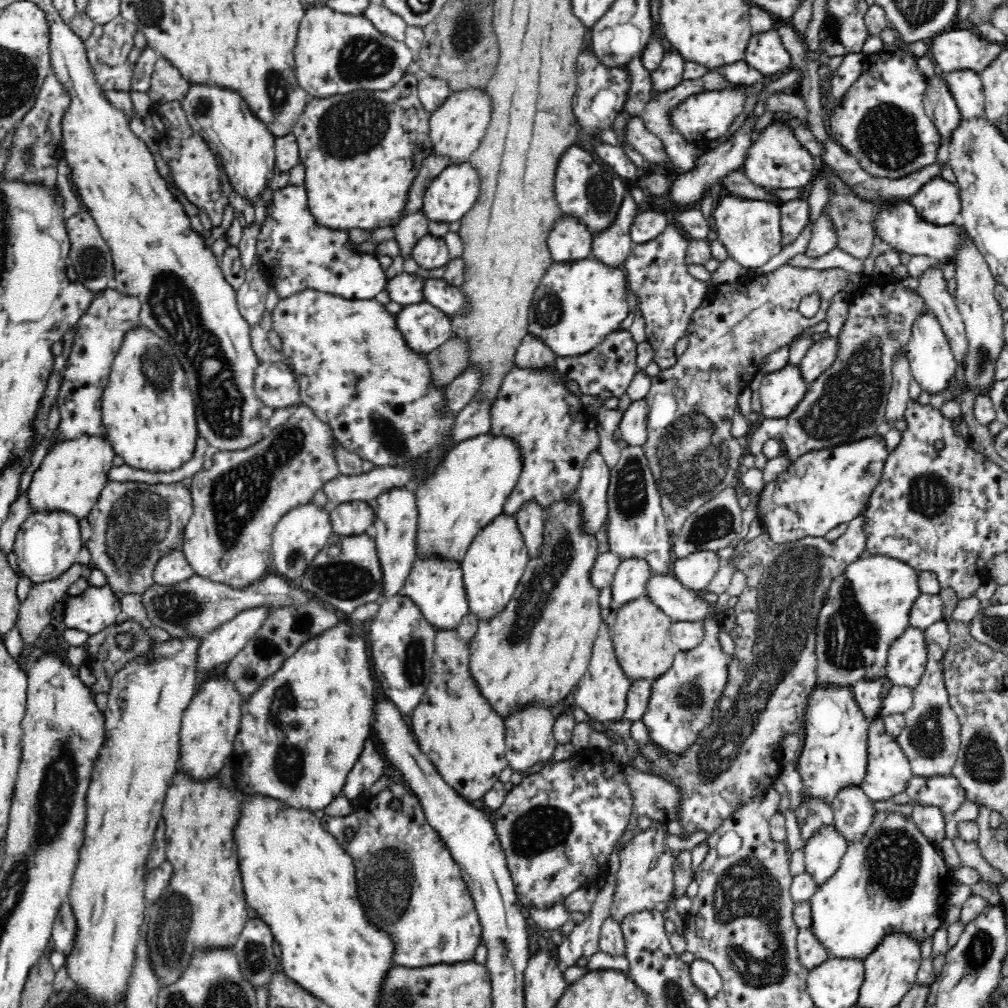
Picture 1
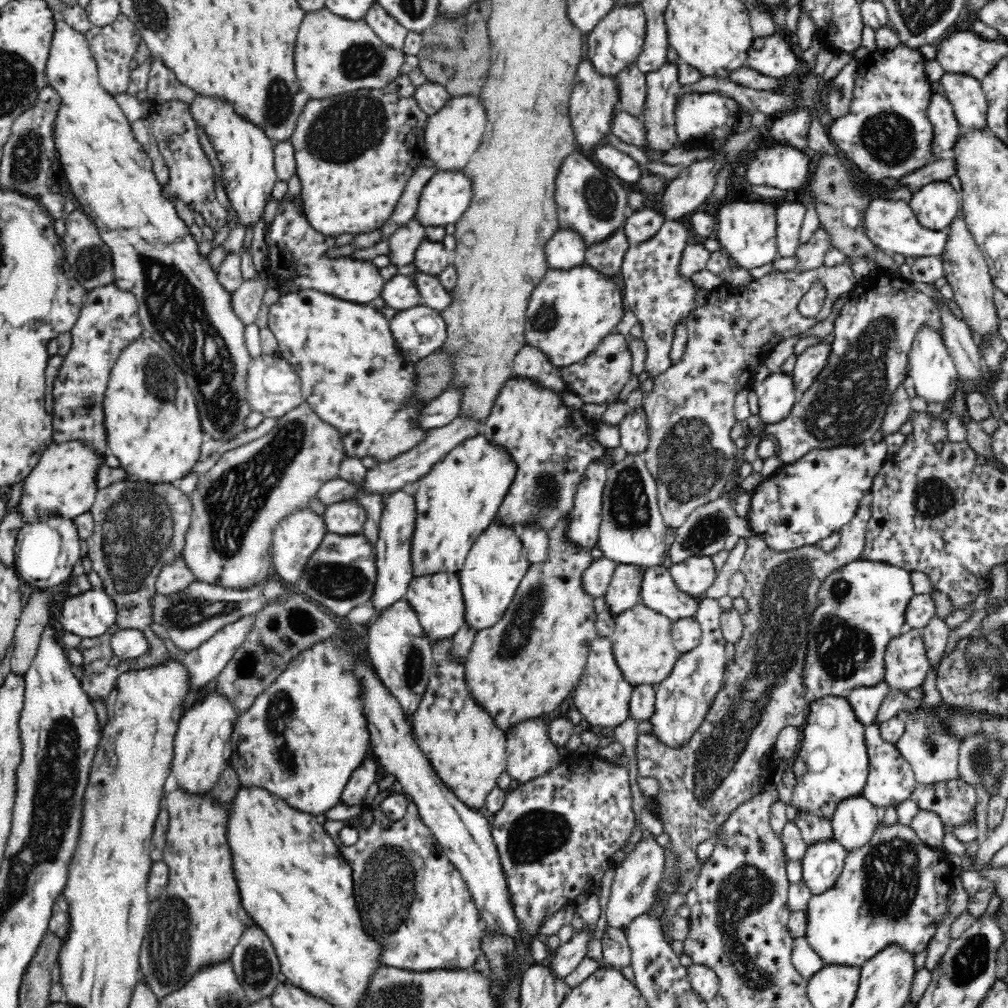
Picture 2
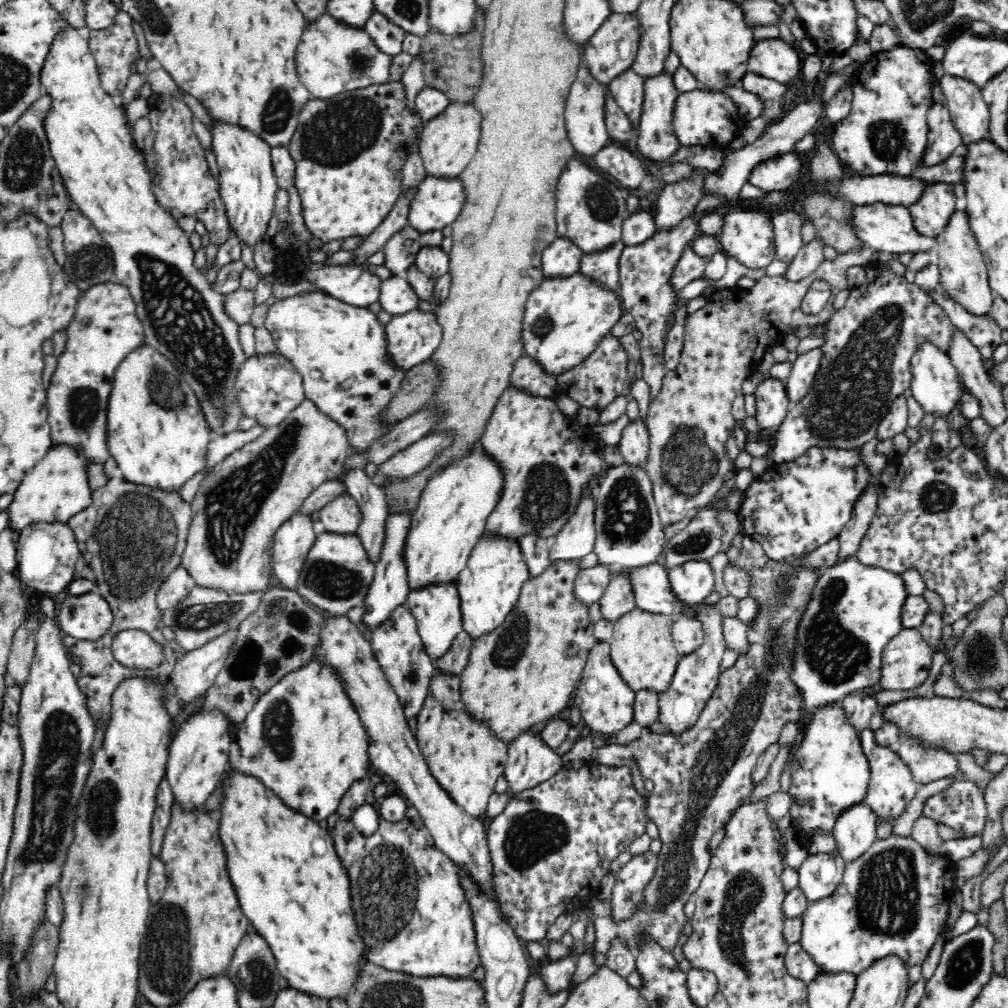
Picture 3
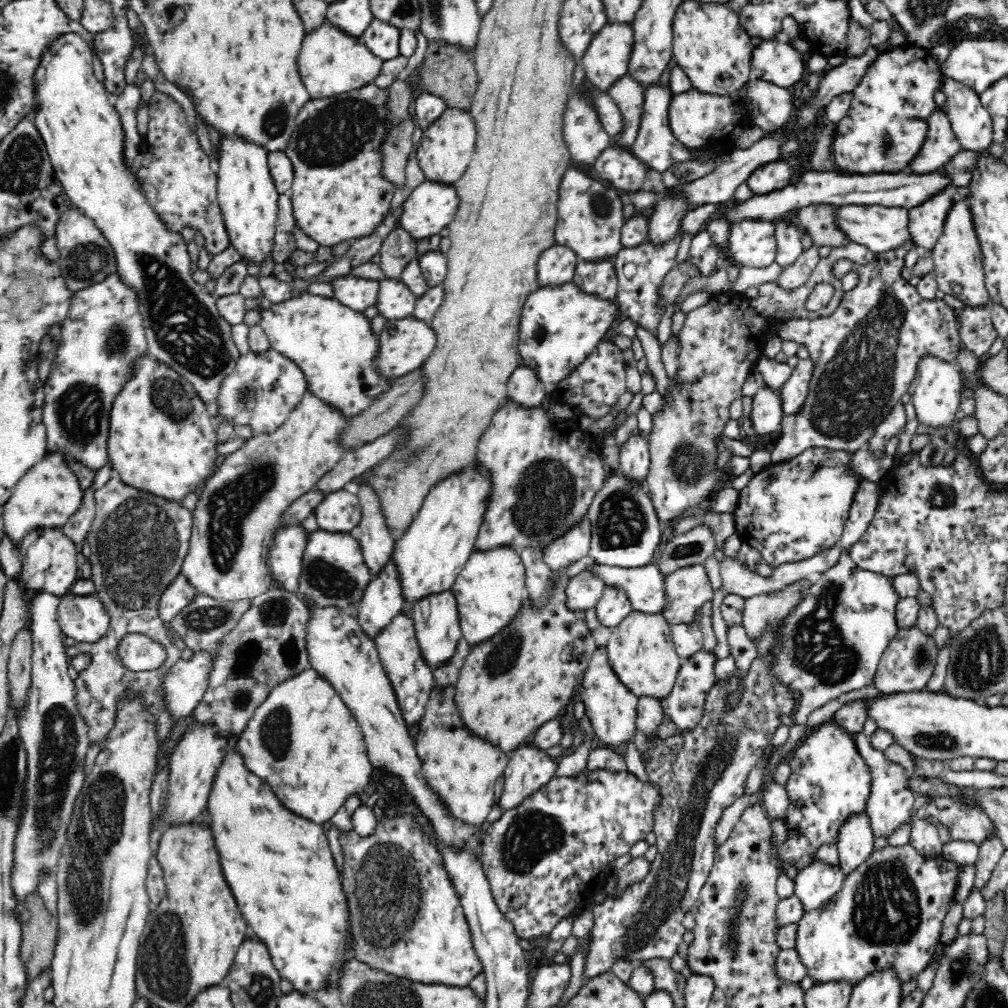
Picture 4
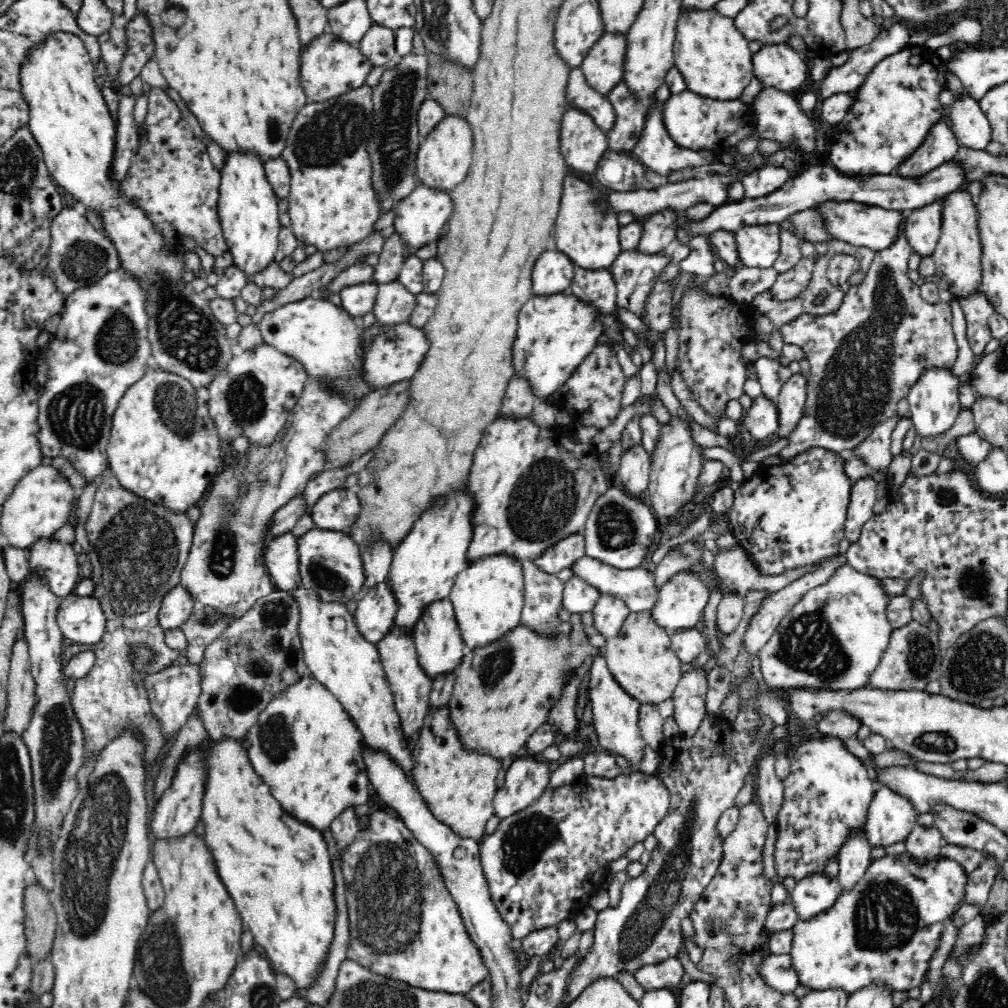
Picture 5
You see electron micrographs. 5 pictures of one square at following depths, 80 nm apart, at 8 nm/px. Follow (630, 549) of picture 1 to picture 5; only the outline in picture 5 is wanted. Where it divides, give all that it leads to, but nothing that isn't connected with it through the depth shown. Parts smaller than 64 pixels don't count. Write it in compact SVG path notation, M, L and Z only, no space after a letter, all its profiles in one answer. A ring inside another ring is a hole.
M614 479L596 499L585 522L585 555L619 569L638 568L658 545L659 521L648 500L628 493L621 482Z

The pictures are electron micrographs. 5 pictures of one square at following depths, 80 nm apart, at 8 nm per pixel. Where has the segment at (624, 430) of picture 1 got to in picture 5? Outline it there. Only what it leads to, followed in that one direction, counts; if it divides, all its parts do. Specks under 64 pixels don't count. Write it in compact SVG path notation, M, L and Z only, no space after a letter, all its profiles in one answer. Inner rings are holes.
M632 446L624 450L619 458L619 466L616 470L616 480L621 482L628 493L648 500L646 494L649 485L649 472L651 469L651 458L644 446Z

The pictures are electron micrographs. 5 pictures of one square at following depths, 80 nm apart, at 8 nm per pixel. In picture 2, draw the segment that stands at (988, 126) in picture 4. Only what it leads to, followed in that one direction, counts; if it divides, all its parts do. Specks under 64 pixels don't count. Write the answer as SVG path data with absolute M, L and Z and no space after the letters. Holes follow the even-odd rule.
M944 73L940 89L946 93L962 128L975 129L987 124L987 100L980 79L970 74Z

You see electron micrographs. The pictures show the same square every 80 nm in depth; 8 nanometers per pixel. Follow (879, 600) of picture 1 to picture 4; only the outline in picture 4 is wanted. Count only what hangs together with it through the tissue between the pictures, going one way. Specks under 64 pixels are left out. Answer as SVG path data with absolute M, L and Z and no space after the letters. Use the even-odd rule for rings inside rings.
M842 551L838 564L815 578L812 586L796 605L794 614L786 620L782 631L782 650L774 670L782 683L798 694L797 710L793 714L796 725L806 724L808 716L824 704L842 694L875 685L879 662L889 642L899 631L896 618L900 594L896 592L894 577L859 567L847 552Z

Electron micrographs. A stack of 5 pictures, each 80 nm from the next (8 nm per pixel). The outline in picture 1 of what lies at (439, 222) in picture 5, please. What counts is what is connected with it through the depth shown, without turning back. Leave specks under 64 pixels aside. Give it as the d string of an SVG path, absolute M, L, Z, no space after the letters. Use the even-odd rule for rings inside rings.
M470 161L449 163L449 166L434 178L423 199L423 208L430 221L454 222L465 218L473 210L478 198L481 196L481 174Z

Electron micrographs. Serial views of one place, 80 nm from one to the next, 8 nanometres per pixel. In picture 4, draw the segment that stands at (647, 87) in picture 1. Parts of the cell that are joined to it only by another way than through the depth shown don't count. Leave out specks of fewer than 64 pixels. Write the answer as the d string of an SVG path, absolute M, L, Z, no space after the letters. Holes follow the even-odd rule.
M626 73L608 87L605 93L616 101L624 117L624 132L612 138L611 145L629 149L637 137L640 126L645 97L644 85L630 73Z

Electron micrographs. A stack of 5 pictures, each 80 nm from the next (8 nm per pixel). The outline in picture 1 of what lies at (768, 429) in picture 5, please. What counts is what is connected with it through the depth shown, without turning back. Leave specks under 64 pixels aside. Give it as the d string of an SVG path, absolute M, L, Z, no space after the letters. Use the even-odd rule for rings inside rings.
M788 362L782 369L766 373L759 386L764 417L784 418L796 410L809 388L800 364Z

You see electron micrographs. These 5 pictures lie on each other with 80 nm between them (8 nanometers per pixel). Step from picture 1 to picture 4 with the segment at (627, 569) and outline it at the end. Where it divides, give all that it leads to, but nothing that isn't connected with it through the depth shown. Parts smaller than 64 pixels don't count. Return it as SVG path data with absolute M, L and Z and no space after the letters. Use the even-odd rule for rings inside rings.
M605 585L604 592L595 606L599 622L614 628L628 613L633 610L632 603L624 587Z

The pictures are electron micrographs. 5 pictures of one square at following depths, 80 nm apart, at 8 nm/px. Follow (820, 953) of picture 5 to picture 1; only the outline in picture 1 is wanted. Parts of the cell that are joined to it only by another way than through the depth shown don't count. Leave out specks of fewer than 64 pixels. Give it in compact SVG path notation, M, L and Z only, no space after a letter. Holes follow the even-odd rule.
M875 811L871 823L859 839L847 843L847 849L838 868L818 885L810 898L811 928L826 947L829 957L864 959L888 932L909 932L923 942L930 938L945 918L948 889L956 876L948 868L940 847L930 841L912 816L900 812Z

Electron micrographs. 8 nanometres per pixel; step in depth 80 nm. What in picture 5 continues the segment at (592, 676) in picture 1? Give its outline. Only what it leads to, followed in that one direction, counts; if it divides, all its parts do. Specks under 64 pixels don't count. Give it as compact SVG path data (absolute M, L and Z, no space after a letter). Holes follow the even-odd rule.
M595 655L593 658L590 682L588 682L588 698L590 698L592 724L596 729L598 742L605 750L616 755L622 764L628 765L633 770L639 770L645 746L638 723L641 702L628 695L628 692L617 682L610 673L605 656Z

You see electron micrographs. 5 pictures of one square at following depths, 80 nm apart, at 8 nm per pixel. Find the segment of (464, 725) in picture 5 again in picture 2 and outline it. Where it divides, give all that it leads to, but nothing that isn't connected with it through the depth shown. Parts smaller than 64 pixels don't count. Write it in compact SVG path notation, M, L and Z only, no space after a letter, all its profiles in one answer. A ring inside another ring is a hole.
M571 510L563 515L562 518L558 519L557 524L547 531L549 545L546 558L543 561L529 564L529 567L526 569L526 574L522 577L518 590L515 592L514 598L511 600L506 612L504 612L498 619L498 622L495 622L492 626L477 630L471 650L465 658L466 683L468 684L471 694L482 706L485 706L486 710L488 710L490 715L496 720L497 725L505 730L505 732L506 730L510 730L515 723L522 722L524 719L538 718L539 715L546 717L564 702L568 694L576 689L582 674L585 674L591 642L598 634L594 595L586 591L585 582L582 581L586 570L590 568L592 560L594 560L594 556L590 554L588 547L583 547L582 545L578 545L578 543L574 543L574 541L570 541L570 537L566 535L569 530L570 516L572 516Z

